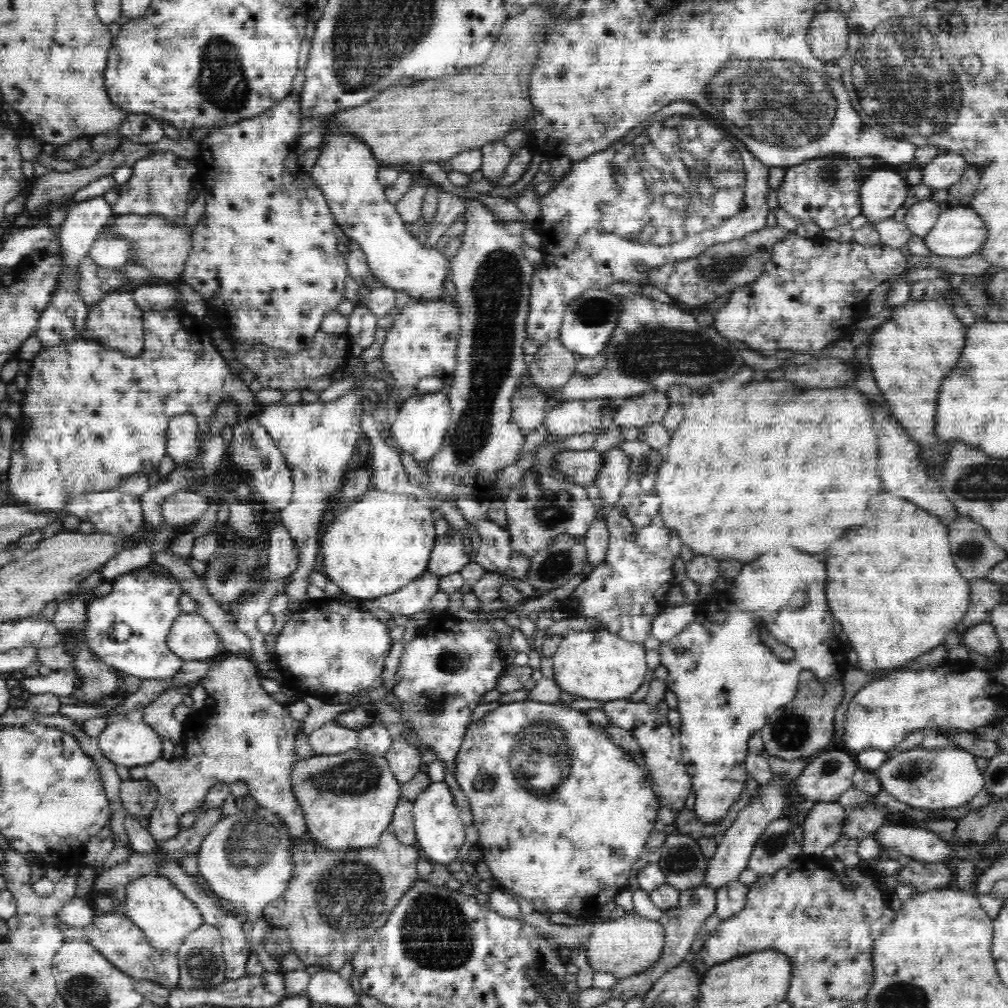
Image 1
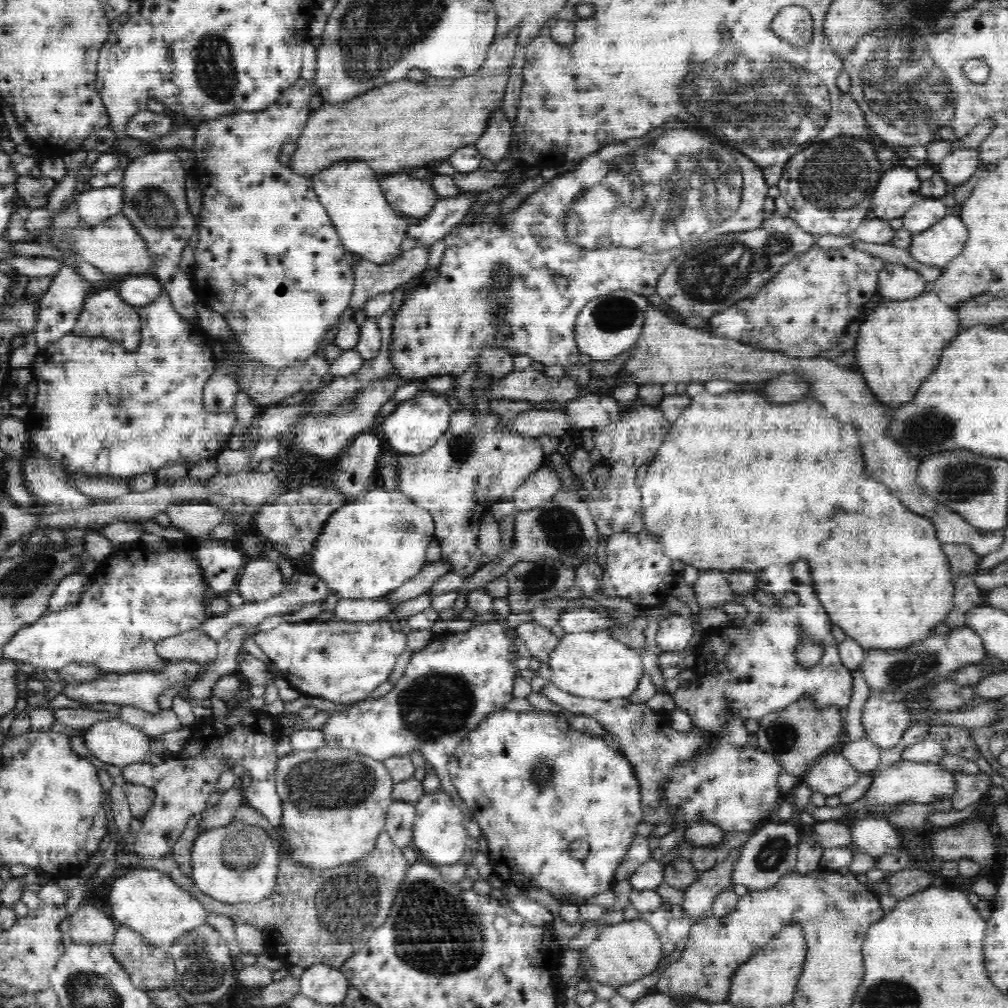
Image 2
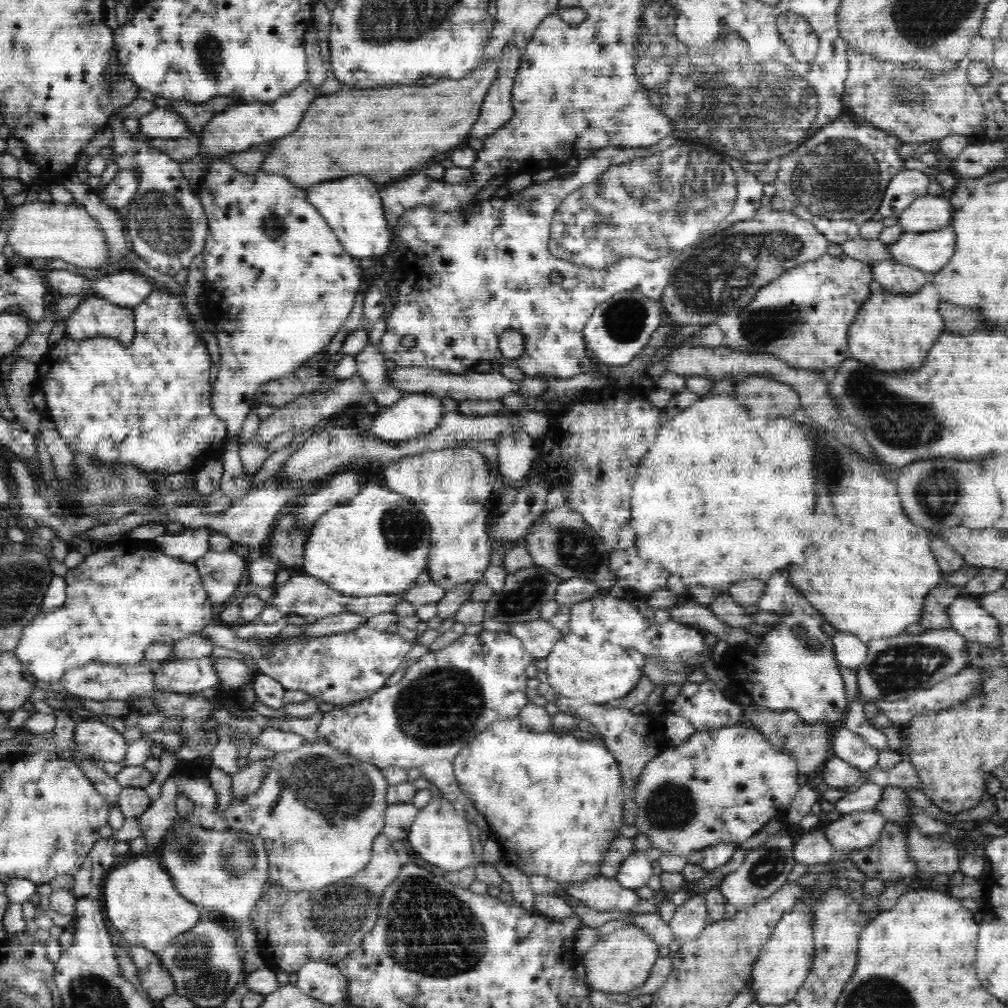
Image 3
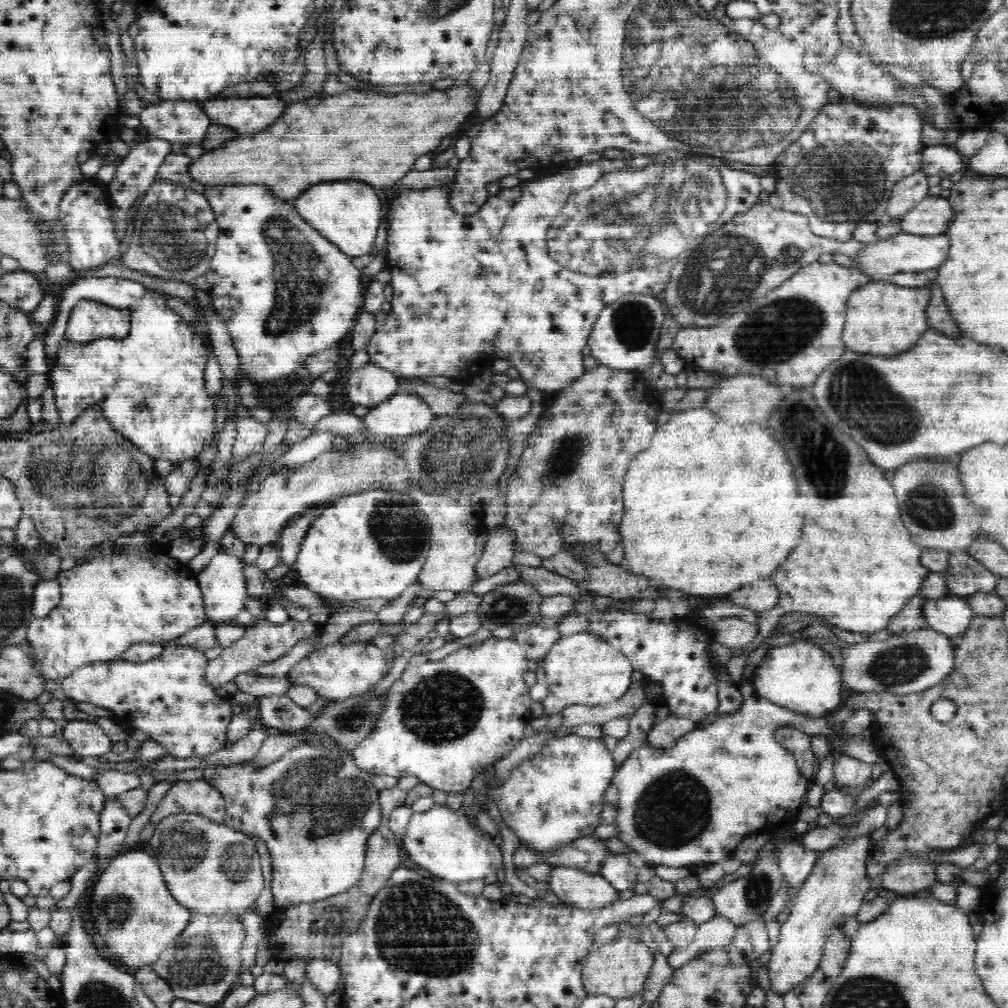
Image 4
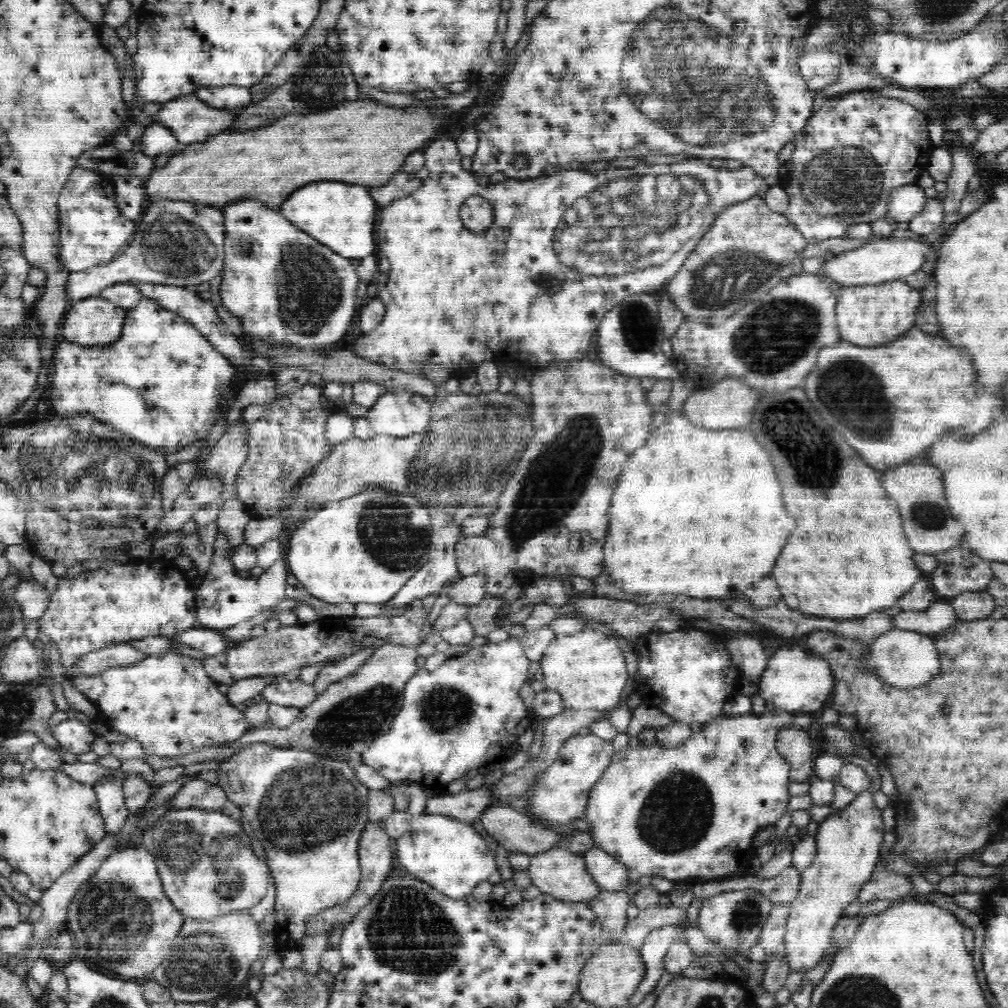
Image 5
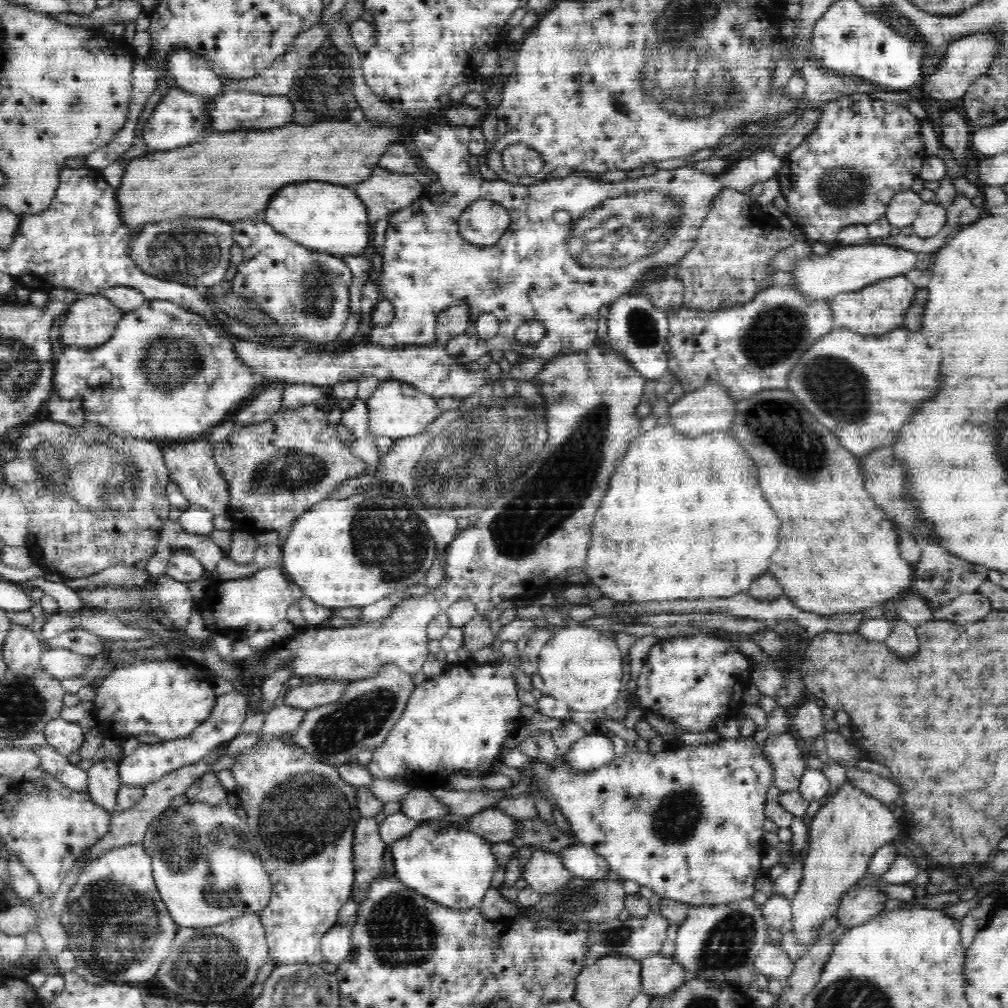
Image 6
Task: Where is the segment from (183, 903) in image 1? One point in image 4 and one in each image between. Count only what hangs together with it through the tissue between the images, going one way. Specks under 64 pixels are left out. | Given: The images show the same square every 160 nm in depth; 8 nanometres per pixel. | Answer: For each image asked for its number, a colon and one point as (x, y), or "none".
2: (148, 901)
3: (143, 904)
4: (136, 915)

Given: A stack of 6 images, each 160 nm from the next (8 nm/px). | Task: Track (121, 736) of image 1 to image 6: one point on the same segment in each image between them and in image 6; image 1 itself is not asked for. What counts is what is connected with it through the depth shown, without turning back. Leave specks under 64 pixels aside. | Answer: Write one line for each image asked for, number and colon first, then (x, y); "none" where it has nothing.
2: (114, 742)
3: (95, 739)
4: (88, 739)
5: (72, 735)
6: (66, 737)

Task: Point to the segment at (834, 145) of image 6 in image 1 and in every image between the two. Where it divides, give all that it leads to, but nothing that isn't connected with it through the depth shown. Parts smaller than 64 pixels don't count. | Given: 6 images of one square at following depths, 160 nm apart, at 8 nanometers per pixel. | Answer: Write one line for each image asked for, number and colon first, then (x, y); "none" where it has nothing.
1: (827, 192)
2: (828, 187)
3: (836, 180)
4: (839, 173)
5: (859, 146)

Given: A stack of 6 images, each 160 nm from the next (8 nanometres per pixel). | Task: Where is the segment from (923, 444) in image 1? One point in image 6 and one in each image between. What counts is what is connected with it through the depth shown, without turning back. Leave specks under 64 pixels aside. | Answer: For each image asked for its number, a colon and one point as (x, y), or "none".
2: (898, 344)
3: (891, 332)
4: (882, 319)
5: (867, 315)
6: (875, 309)

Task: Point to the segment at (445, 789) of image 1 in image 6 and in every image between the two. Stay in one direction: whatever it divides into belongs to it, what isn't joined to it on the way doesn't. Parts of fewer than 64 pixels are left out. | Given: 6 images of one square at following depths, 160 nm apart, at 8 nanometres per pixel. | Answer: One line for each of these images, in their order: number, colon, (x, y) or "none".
2: (439, 834)
3: (439, 834)
4: (440, 840)
5: (450, 855)
6: (454, 867)

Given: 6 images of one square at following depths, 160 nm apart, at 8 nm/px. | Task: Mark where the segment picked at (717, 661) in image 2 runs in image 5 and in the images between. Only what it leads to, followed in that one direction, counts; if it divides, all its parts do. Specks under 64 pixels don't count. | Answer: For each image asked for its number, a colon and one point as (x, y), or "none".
3: (785, 673)
4: (802, 677)
5: (795, 680)

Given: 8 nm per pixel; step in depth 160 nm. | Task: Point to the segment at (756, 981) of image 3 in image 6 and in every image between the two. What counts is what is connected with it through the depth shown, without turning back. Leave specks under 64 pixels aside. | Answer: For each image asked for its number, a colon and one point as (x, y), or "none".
4: (834, 890)
5: (848, 842)
6: (844, 834)

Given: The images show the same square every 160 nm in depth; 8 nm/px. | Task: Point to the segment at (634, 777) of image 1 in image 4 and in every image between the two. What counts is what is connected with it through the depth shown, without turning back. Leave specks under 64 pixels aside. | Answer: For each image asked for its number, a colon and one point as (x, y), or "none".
2: (534, 784)
3: (555, 799)
4: (552, 799)

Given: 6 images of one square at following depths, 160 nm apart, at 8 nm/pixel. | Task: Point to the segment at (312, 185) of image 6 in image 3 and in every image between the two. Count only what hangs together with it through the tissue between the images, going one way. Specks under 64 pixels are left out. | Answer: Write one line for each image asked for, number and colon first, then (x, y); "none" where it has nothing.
3: (352, 206)
4: (347, 213)
5: (341, 216)

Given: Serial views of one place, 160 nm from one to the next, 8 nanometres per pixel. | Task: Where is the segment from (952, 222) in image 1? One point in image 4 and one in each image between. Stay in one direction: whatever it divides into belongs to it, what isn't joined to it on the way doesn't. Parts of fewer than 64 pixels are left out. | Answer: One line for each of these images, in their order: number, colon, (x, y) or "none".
2: (937, 246)
3: (929, 251)
4: (904, 252)

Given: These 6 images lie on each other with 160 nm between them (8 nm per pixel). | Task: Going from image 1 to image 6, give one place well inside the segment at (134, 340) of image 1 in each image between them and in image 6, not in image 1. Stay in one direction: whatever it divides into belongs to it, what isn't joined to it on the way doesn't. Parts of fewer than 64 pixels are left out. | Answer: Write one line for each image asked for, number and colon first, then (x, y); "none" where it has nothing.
2: (104, 314)
3: (95, 316)
4: (89, 320)
5: (92, 321)
6: (90, 320)

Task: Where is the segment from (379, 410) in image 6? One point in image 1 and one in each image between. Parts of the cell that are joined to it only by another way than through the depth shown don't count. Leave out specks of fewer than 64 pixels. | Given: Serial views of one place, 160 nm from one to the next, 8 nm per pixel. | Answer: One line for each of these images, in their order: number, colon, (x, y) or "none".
1: (419, 429)
2: (414, 426)
3: (415, 414)
4: (403, 414)
5: (400, 414)

